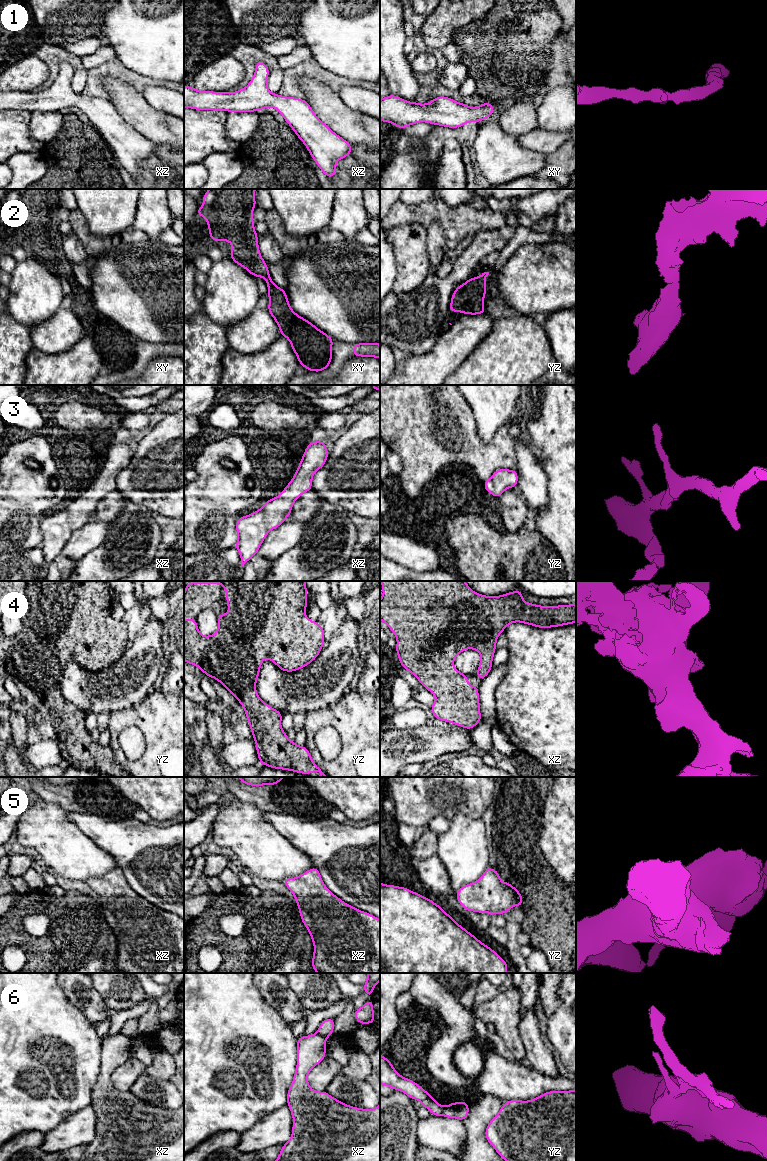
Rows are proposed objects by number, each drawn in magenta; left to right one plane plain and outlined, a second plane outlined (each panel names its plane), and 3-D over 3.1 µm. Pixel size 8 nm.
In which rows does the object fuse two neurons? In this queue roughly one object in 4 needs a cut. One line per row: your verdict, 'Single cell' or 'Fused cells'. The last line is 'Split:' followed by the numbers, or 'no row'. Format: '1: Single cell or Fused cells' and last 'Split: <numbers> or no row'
1: Single cell
2: Single cell
3: Single cell
4: Single cell
5: Single cell
6: Fused cells
Split: 6

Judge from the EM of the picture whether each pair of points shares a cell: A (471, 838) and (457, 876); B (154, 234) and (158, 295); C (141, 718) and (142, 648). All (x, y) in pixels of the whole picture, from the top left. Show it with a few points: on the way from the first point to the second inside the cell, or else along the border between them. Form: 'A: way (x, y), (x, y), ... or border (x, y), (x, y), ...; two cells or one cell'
A: way (465, 847), (464, 867); one cell
B: border (148, 238), (158, 241); two cells
C: border (148, 693), (139, 703), (119, 711); two cells

